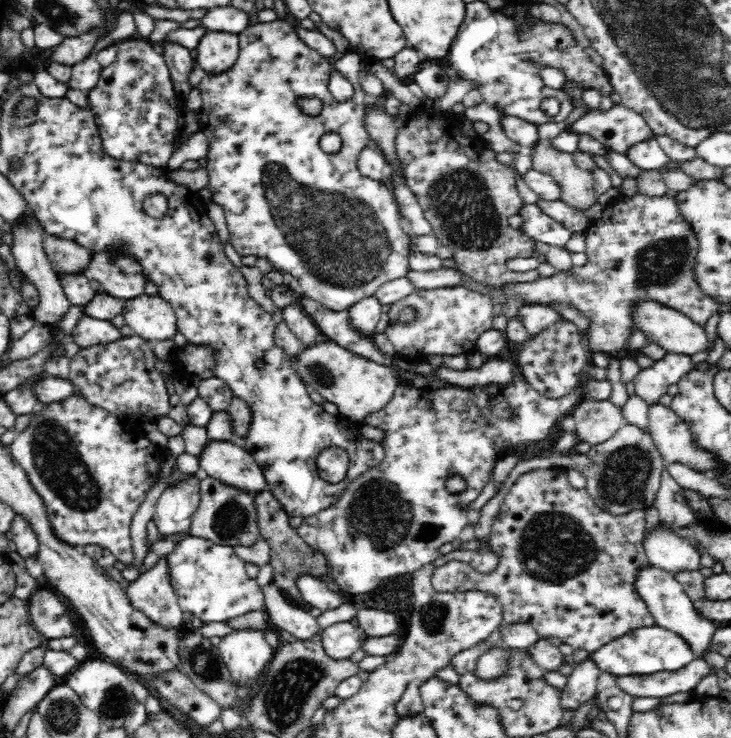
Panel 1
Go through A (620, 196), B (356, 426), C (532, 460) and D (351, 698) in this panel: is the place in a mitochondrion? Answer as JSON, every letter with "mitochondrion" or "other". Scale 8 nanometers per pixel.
{"A":"other","B":"other","C":"other","D":"other"}

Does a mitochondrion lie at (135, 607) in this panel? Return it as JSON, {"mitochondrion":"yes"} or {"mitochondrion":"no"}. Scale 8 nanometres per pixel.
{"mitochondrion":"no"}

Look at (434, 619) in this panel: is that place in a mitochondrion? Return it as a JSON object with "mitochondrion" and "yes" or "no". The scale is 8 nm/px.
{"mitochondrion":"yes"}

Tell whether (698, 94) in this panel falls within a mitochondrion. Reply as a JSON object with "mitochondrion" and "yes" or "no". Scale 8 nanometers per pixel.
{"mitochondrion":"yes"}

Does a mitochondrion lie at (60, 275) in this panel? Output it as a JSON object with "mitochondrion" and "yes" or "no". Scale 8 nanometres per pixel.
{"mitochondrion":"no"}

